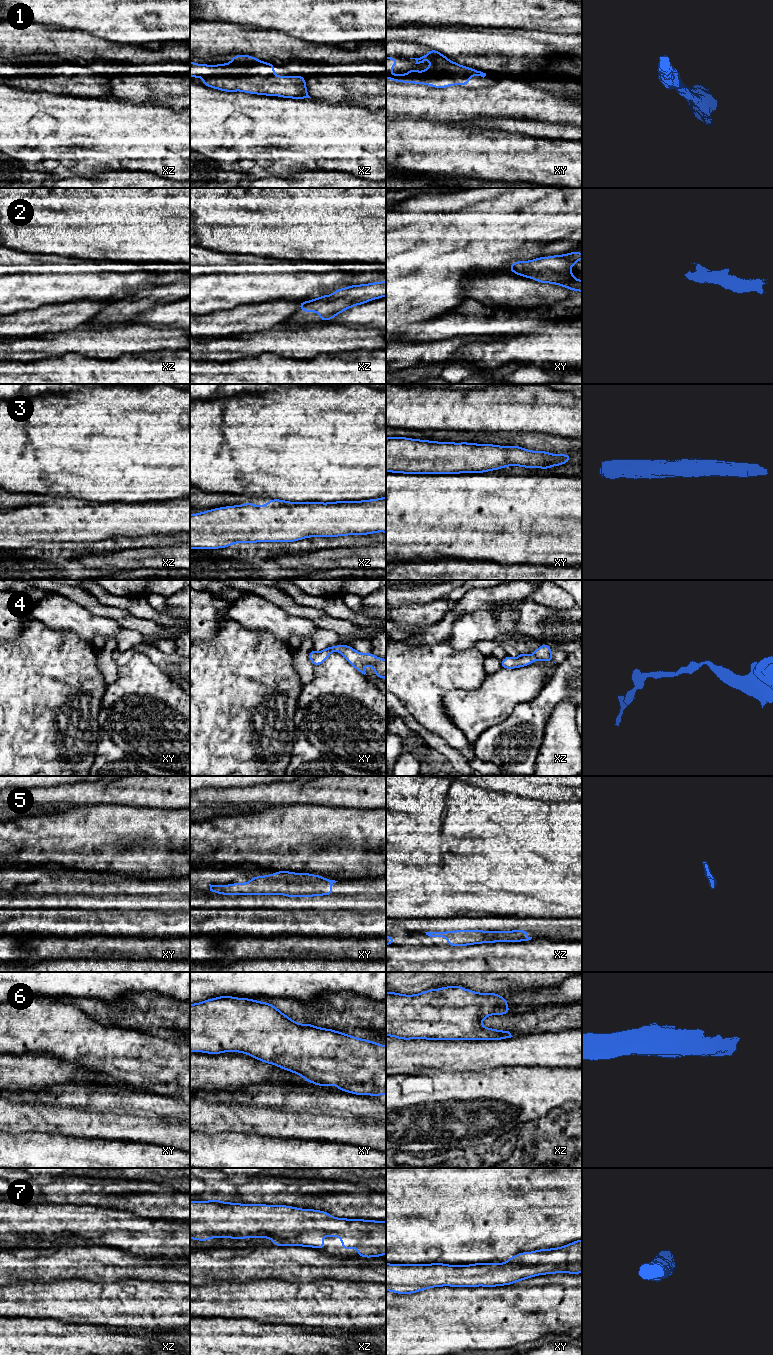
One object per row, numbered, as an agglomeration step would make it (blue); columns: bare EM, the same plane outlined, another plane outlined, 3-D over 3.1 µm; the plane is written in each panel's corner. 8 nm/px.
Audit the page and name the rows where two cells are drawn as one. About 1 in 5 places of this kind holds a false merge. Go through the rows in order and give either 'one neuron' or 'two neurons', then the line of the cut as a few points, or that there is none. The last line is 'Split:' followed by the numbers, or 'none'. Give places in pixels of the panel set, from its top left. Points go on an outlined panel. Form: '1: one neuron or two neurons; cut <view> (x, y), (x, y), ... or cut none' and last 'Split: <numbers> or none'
1: one neuron; cut none
2: one neuron; cut none
3: one neuron; cut none
4: one neuron; cut none
5: one neuron; cut none
6: one neuron; cut none
7: one neuron; cut none
Split: none

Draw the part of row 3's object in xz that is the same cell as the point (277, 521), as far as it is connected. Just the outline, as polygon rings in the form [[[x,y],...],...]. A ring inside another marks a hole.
[[[386,497],[329,503],[272,499],[263,506],[247,502],[190,515],[190,549],[376,532],[386,533]]]

